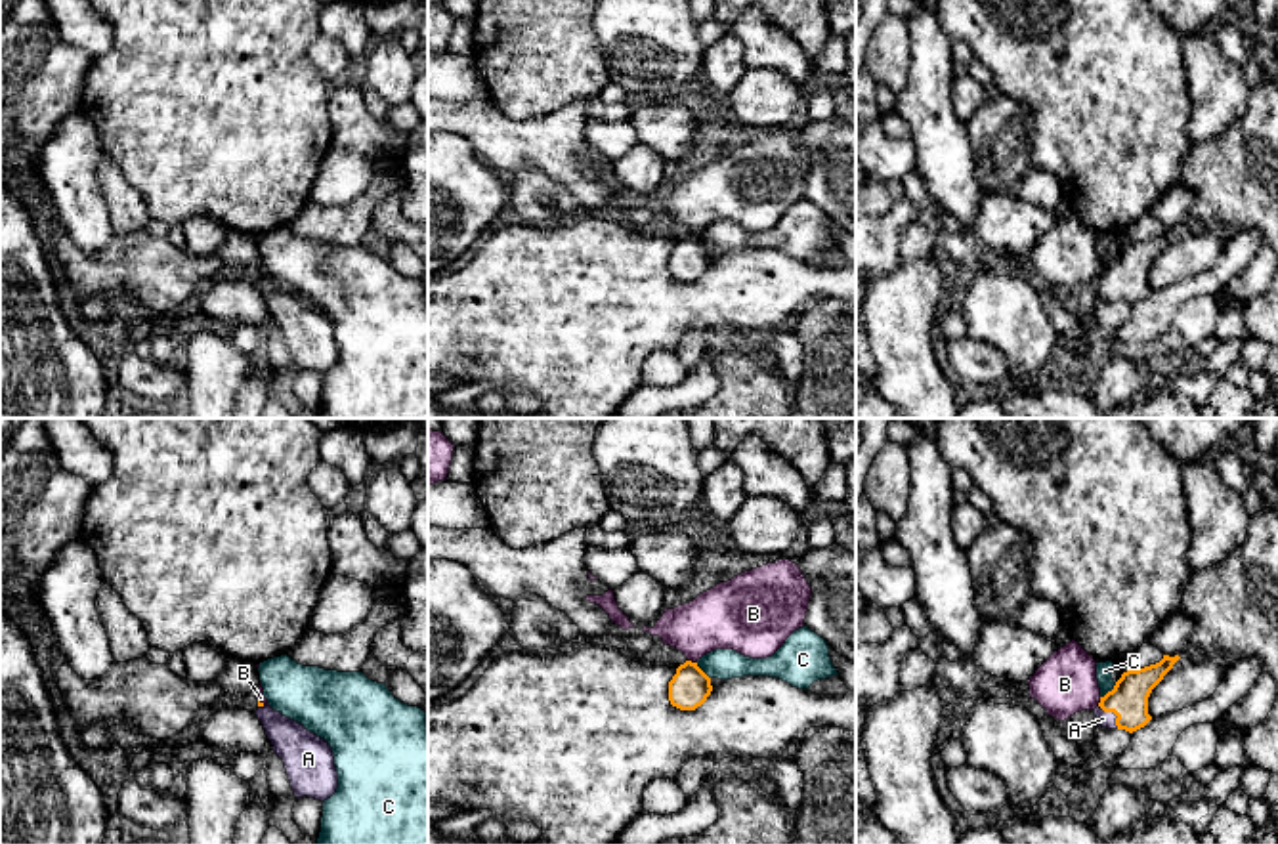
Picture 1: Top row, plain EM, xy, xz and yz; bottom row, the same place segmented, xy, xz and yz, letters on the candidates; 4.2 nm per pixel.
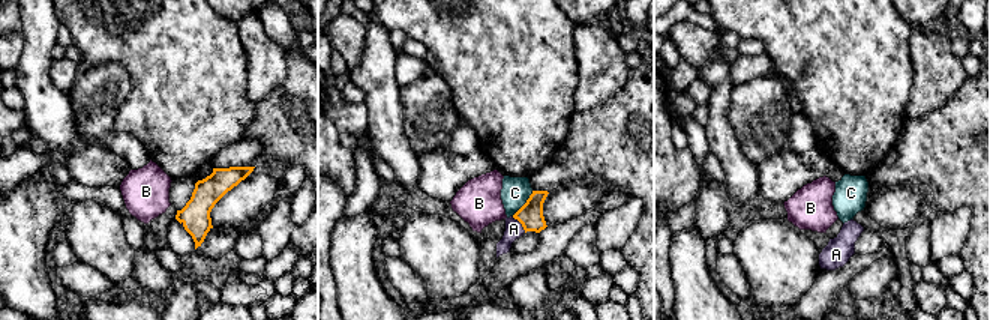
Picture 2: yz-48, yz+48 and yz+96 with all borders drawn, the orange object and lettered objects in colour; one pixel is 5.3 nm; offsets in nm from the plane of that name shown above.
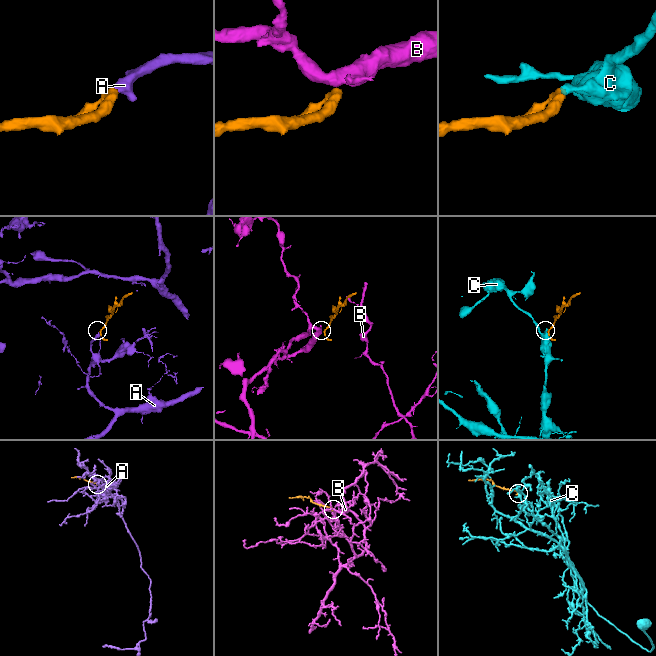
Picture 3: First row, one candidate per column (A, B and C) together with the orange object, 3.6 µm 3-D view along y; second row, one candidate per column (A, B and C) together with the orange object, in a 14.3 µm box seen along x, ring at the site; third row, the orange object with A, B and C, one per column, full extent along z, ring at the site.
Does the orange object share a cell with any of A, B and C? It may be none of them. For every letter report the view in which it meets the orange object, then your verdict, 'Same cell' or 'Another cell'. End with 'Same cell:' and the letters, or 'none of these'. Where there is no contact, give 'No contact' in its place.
A: Touches orange in yz. Same cell
B: Touches orange in xz. Another cell
C: Touches orange in yz. Another cell
Same cell: A

